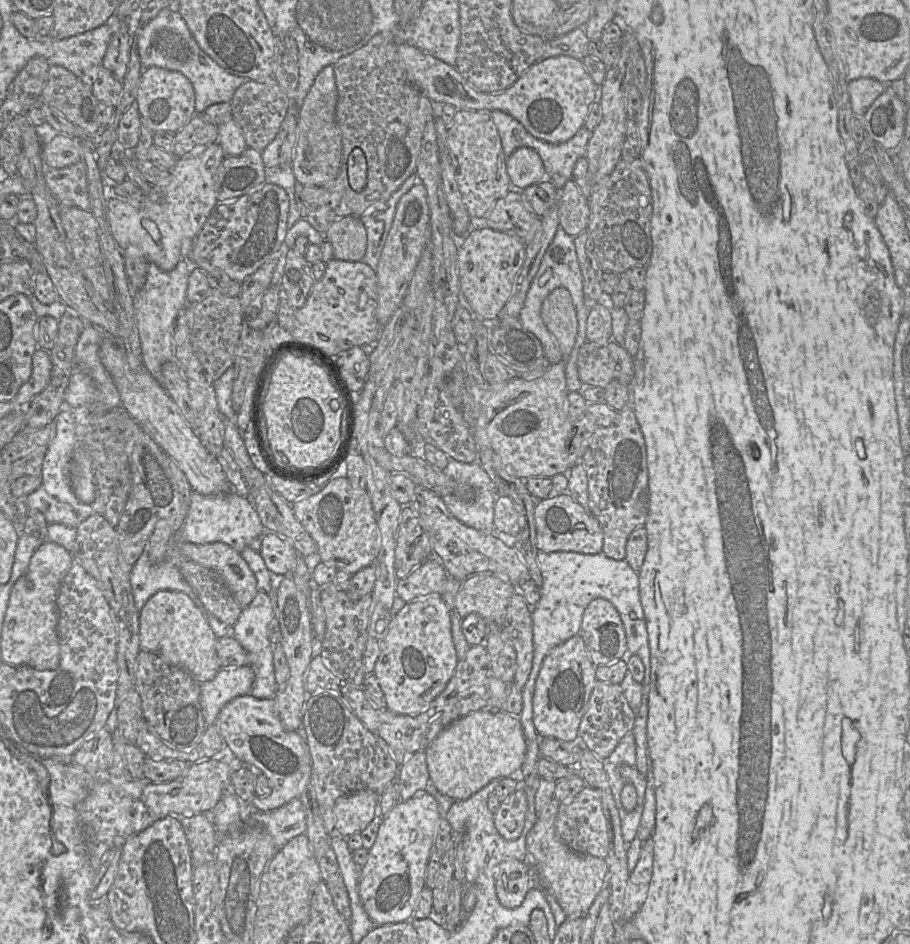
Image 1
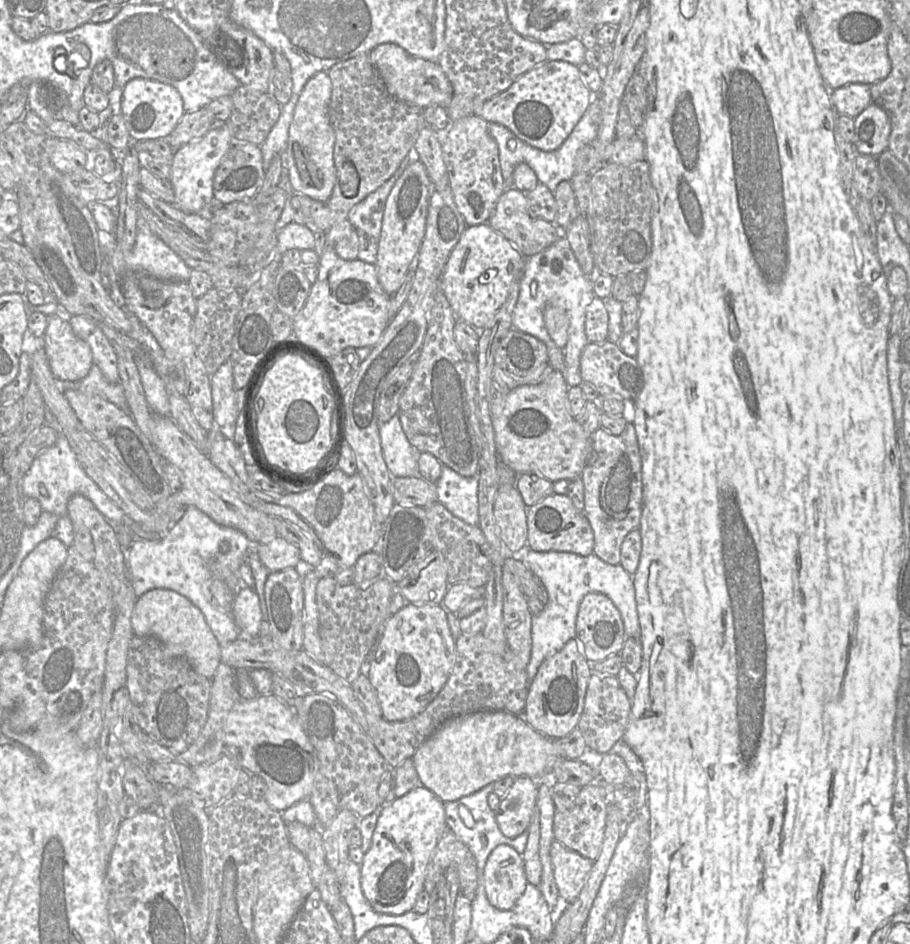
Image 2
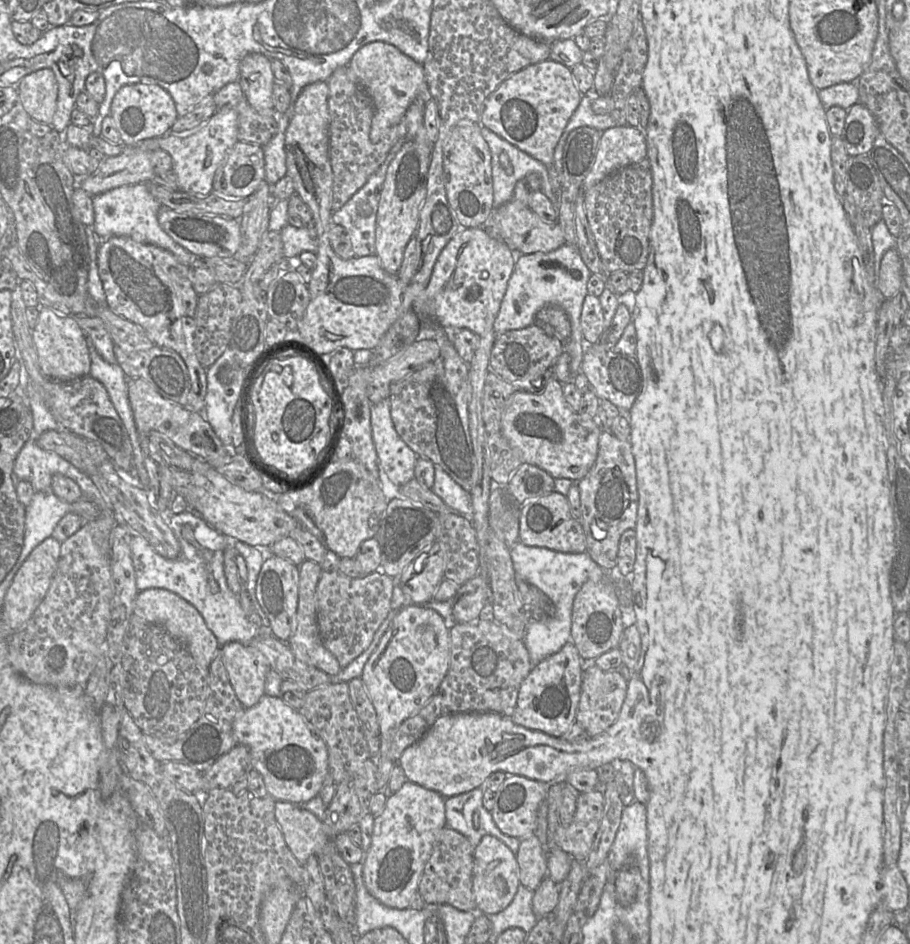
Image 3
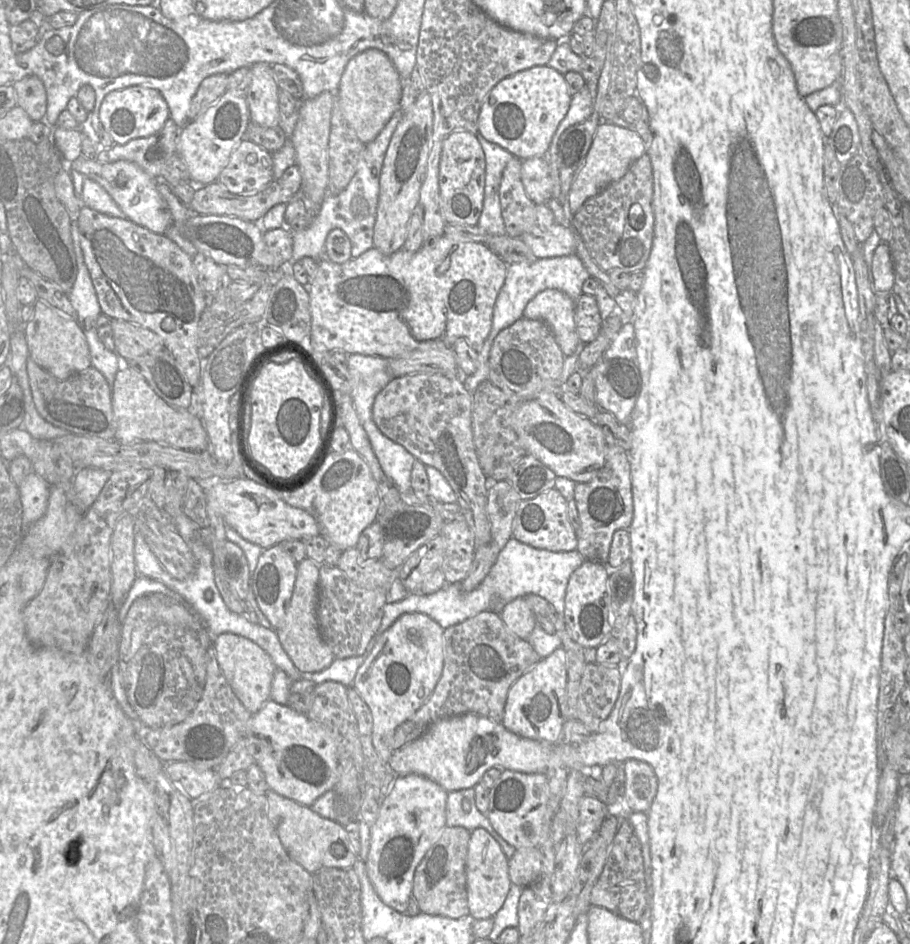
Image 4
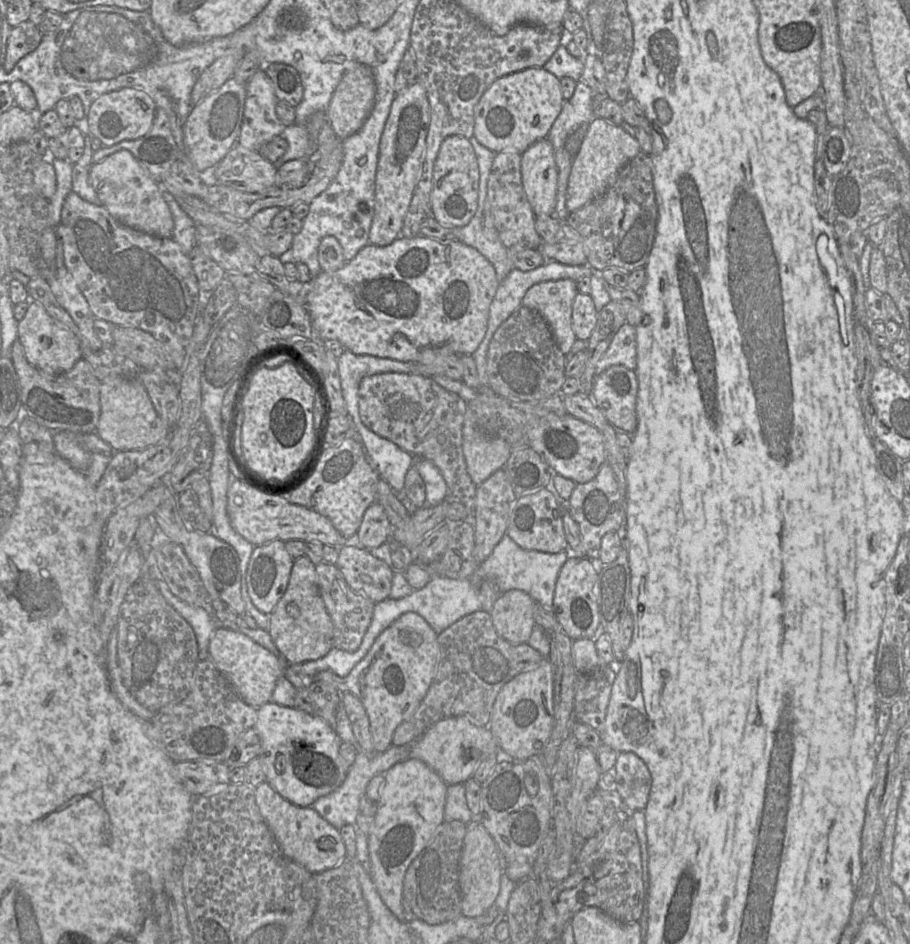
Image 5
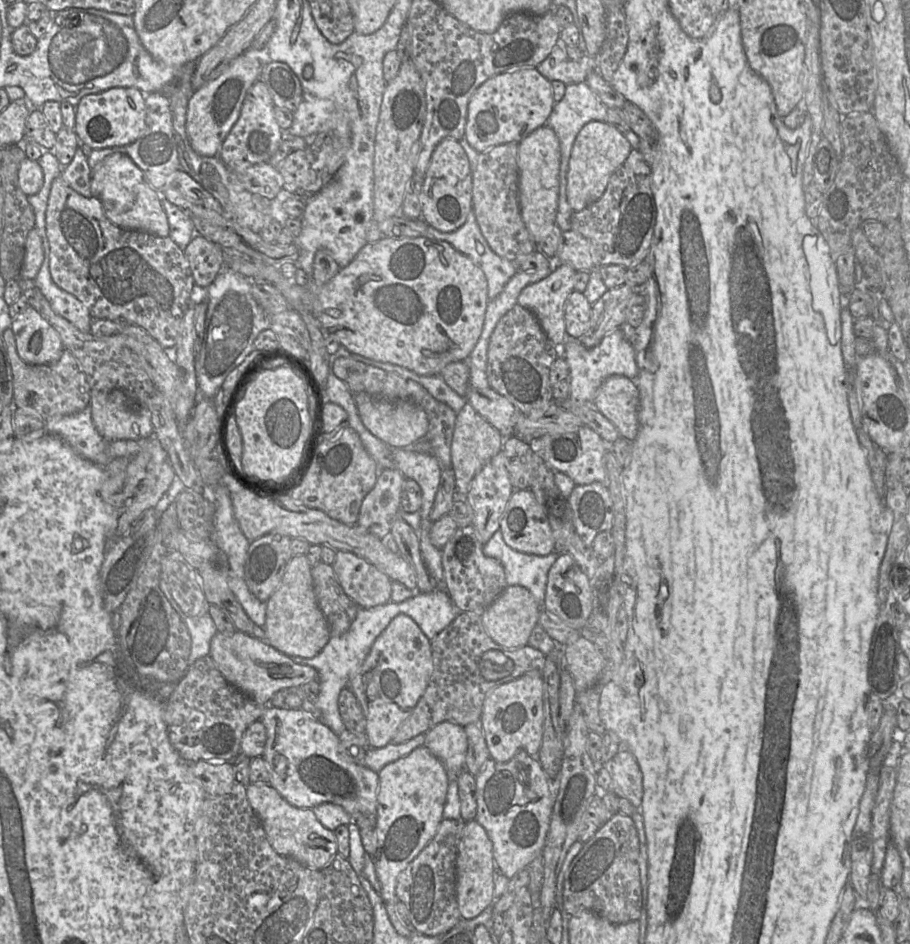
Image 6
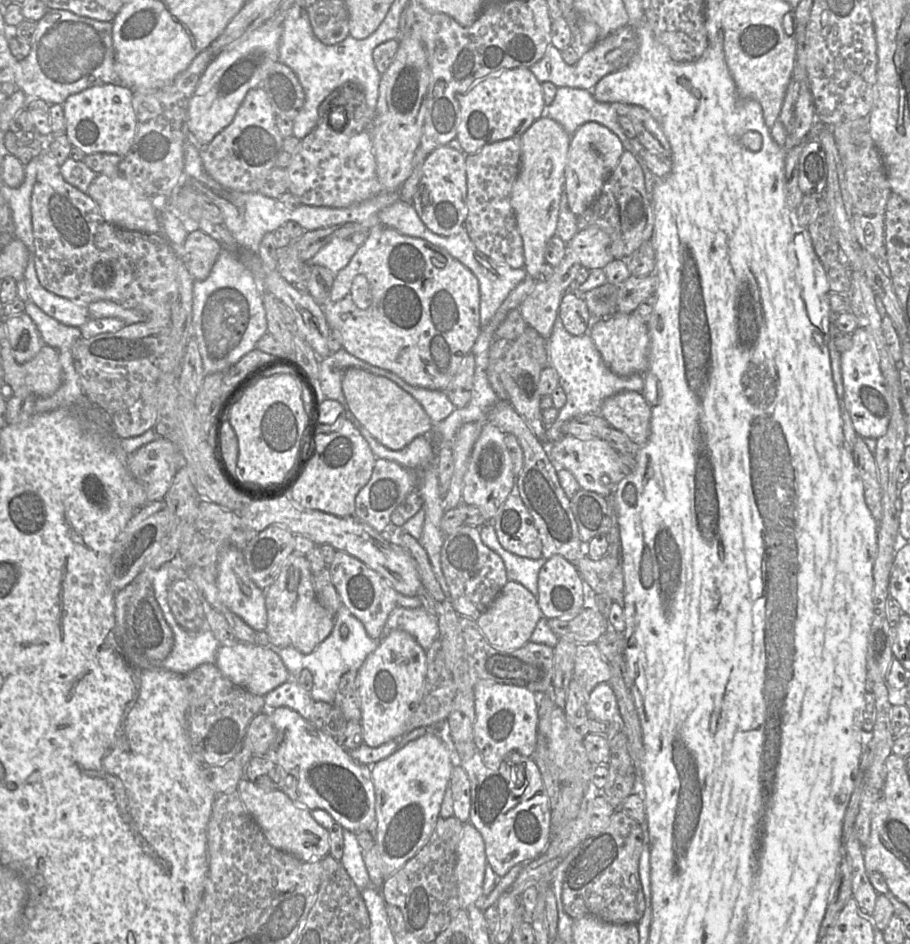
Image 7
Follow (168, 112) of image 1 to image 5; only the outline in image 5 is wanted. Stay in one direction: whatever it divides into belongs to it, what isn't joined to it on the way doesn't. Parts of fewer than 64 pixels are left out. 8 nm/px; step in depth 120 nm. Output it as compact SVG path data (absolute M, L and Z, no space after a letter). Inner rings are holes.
M122 88L105 93L91 104L86 114L89 133L105 147L124 140L138 139L151 129L156 108L153 99L142 90Z

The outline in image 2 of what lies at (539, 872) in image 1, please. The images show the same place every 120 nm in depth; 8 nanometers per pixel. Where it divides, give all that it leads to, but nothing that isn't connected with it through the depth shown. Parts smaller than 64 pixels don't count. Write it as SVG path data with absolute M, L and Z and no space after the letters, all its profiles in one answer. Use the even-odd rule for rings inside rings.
M554 840L550 848L554 880L564 904L572 903L580 894L593 861L569 850Z

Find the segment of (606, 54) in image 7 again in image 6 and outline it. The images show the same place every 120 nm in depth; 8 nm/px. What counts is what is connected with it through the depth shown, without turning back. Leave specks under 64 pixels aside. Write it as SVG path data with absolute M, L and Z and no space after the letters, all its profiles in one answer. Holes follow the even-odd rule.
M555 45L550 55L542 61L536 69L550 82L560 81L566 85L580 83L586 81L586 78L591 71L596 70L596 58L584 54L579 60L571 60L560 46Z

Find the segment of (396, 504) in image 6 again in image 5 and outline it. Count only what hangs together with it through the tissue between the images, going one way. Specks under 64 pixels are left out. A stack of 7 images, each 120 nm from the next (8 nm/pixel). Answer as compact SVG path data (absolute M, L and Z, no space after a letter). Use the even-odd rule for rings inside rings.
M375 501L364 512L355 542L367 550L372 550L390 539L391 525L383 506Z

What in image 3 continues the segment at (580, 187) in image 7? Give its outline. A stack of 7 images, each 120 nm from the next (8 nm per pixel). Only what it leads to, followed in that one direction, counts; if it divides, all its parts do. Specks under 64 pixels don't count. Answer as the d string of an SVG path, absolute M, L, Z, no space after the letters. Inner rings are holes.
M629 125L602 132L594 164L583 181L583 192L614 171L647 158L644 132Z

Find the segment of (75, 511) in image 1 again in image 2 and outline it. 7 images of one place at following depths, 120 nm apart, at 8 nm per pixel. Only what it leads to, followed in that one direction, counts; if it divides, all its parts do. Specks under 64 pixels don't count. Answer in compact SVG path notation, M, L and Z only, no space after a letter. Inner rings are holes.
M59 433L56 443L42 450L34 459L30 469L22 479L22 494L24 498L34 498L43 511L58 517L67 515L67 504L71 496L81 494L89 499L94 507L114 525L126 525L130 528L130 521L123 511L115 505L97 484L85 473L79 465L67 438Z

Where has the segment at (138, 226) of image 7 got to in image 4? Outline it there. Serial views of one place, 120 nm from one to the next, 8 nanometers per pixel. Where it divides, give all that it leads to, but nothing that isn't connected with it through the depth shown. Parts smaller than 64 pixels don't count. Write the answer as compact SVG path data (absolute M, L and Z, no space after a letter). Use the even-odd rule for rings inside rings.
M81 155L72 162L71 168L101 185L127 219L154 233L165 234L171 224L171 214L168 206L157 190L157 180L150 177L136 163L118 160L112 163L100 164Z

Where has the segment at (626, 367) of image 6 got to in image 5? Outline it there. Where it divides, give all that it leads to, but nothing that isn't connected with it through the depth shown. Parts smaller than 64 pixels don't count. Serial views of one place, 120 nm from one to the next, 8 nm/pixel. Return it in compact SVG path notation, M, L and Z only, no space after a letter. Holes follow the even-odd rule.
M624 323L613 337L607 351L598 361L595 378L613 365L635 370L638 363L636 326Z

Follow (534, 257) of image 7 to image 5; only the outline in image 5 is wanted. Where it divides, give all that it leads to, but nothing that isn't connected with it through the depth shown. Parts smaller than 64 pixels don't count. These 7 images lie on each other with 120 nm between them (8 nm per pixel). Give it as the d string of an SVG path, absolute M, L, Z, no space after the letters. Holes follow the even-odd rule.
M548 138L536 141L521 153L521 174L525 194L535 215L554 214L558 169Z

